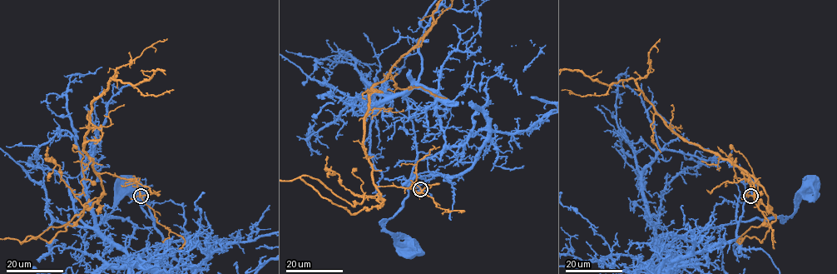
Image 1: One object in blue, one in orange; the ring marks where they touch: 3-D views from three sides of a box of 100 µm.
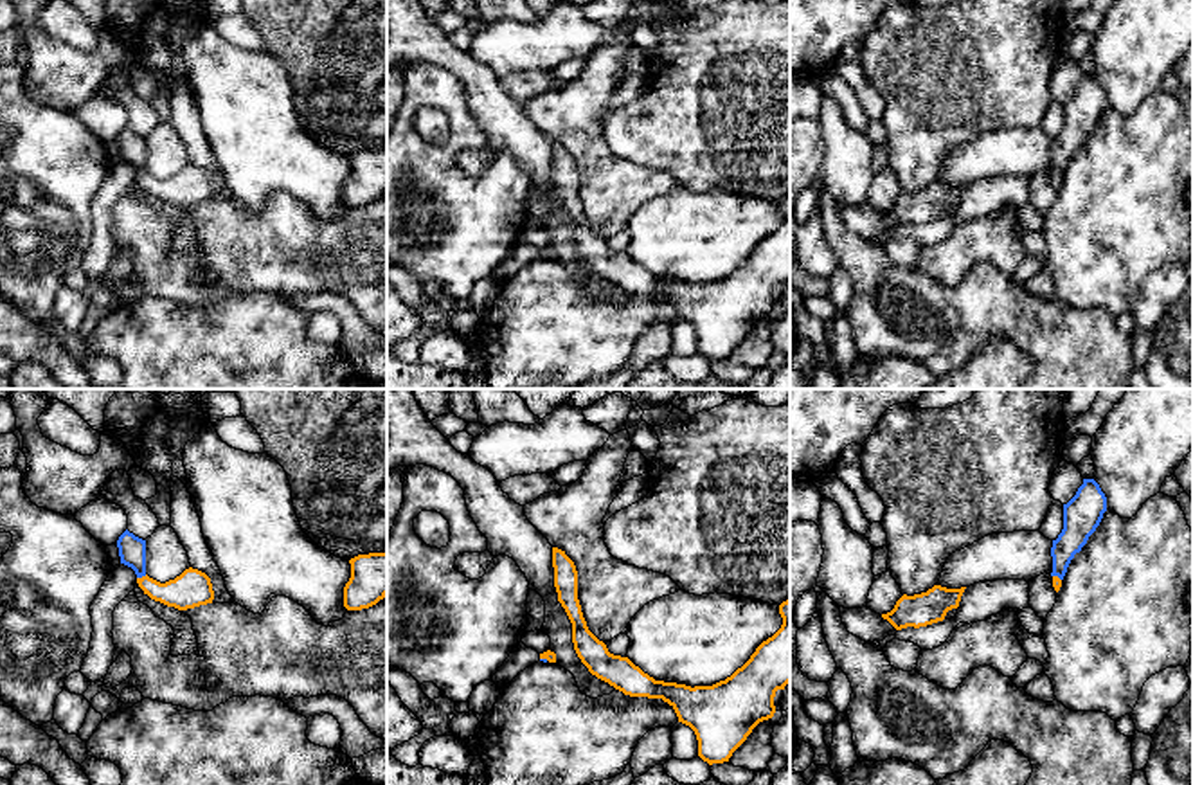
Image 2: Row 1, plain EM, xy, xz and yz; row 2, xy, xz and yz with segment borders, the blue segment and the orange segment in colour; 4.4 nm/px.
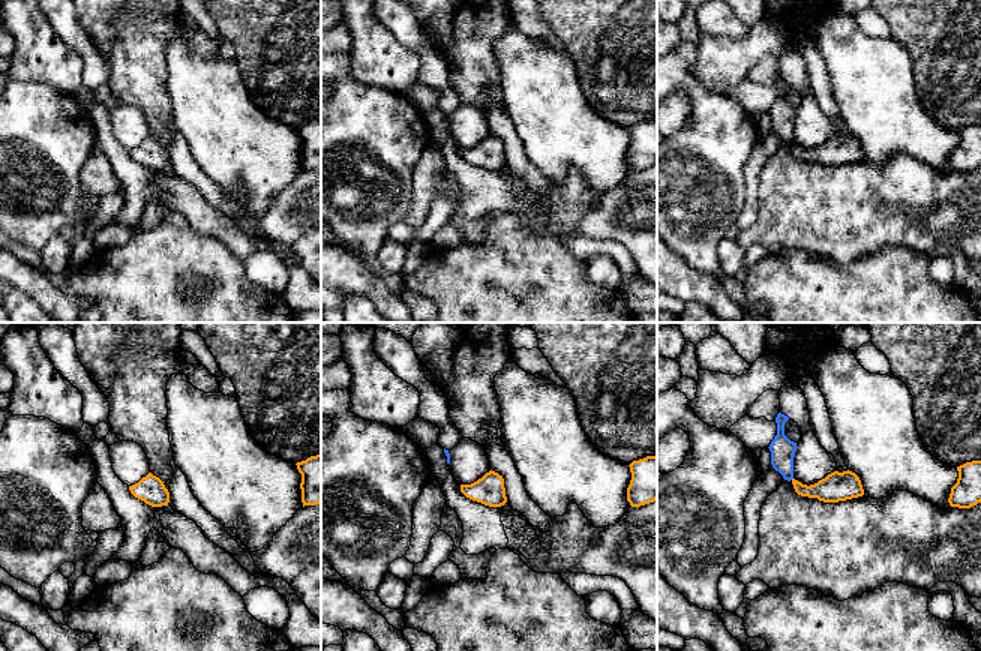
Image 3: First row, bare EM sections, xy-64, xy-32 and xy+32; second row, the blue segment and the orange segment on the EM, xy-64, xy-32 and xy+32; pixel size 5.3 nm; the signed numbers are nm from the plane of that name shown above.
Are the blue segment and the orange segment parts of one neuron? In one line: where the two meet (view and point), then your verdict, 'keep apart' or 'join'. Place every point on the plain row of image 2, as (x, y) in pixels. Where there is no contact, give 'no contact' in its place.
meets blue in xy at (141, 173); keep apart

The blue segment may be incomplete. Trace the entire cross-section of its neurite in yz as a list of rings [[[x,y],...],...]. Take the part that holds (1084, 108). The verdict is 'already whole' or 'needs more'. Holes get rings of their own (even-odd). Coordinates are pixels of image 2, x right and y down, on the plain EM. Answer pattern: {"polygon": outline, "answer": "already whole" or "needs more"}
{"polygon": [[[1083,76],[1076,92],[1063,101],[1063,126],[1053,137],[1053,169],[1063,176],[1067,164],[1076,149],[1087,140],[1107,108],[1107,94],[1094,76]]], "answer": "already whole"}

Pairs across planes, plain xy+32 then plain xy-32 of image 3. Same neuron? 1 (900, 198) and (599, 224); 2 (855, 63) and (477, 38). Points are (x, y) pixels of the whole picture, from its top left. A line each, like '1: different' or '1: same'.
1: same
2: different

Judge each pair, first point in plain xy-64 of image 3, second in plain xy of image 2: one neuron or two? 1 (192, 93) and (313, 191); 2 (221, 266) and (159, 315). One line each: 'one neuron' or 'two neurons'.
1: one neuron
2: one neuron

